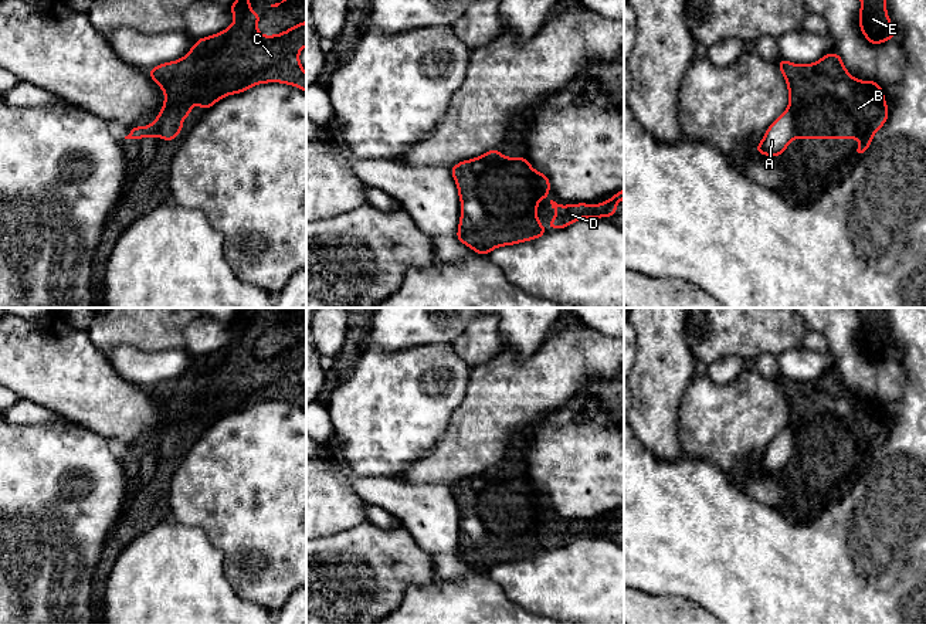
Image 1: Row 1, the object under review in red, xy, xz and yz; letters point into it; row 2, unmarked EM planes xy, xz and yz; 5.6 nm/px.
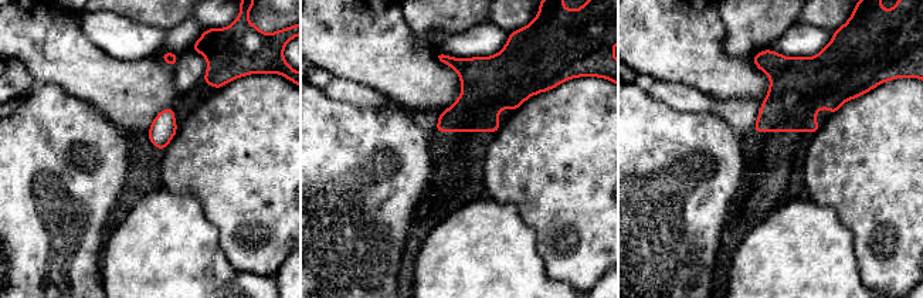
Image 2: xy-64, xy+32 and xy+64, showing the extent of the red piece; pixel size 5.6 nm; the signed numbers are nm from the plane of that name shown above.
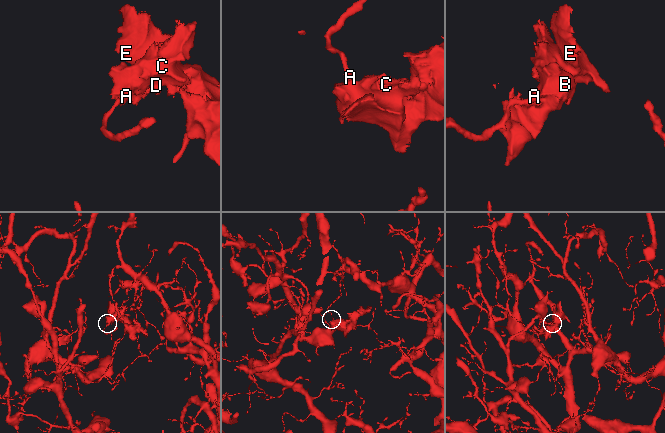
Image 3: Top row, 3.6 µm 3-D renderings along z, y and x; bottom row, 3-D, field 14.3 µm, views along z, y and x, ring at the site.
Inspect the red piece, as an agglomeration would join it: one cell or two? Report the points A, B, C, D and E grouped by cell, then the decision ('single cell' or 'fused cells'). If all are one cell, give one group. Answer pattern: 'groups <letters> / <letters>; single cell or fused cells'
groups A / B C D E; fused cells

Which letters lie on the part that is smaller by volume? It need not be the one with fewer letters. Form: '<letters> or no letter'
B, C, D, E

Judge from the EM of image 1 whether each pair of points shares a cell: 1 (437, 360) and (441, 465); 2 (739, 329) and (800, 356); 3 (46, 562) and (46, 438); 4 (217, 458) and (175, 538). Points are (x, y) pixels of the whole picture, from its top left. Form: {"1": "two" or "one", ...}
{"1": "two", "2": "two", "3": "one", "4": "two"}

